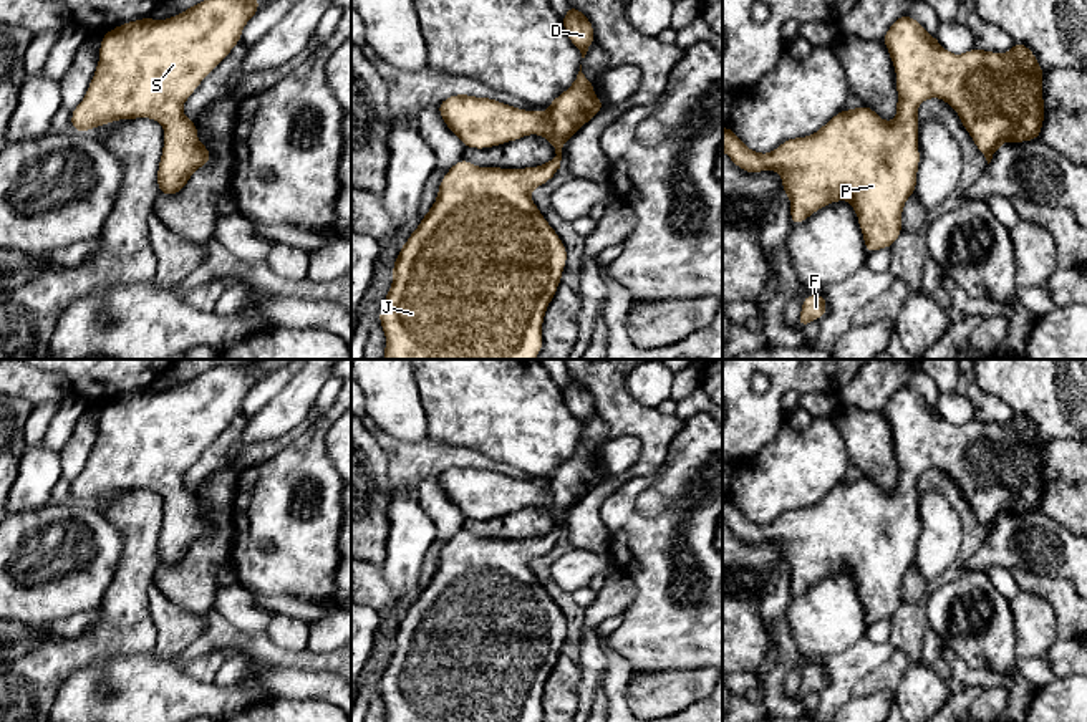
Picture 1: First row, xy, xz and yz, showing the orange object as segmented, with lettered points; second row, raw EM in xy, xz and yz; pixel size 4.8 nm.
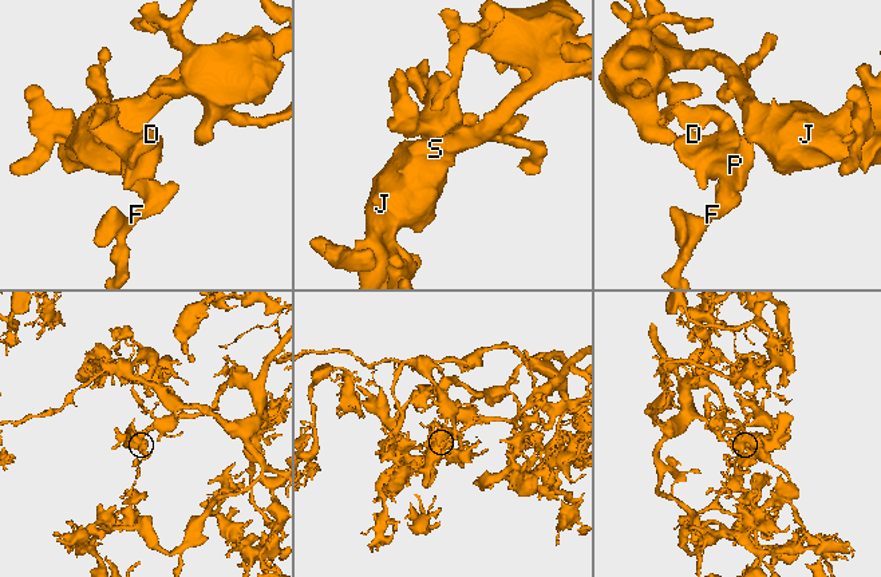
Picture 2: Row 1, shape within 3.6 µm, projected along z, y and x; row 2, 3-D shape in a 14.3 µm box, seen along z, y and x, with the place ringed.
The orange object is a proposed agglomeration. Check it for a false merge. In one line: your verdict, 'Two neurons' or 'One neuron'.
One neuron

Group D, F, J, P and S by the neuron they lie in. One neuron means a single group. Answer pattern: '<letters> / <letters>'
D F J P S

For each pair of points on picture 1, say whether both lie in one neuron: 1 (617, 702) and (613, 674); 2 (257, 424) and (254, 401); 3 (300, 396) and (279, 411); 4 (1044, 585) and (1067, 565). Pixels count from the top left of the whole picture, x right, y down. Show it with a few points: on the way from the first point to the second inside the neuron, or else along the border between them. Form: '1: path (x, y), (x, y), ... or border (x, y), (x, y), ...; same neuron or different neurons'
1: path (615, 696), (613, 681); same neuron
2: border (282, 386), (247, 418); different neurons
3: path (295, 401), (284, 411); same neuron
4: border (1016, 565), (1038, 575), (1066, 578), (1069, 582); different neurons

